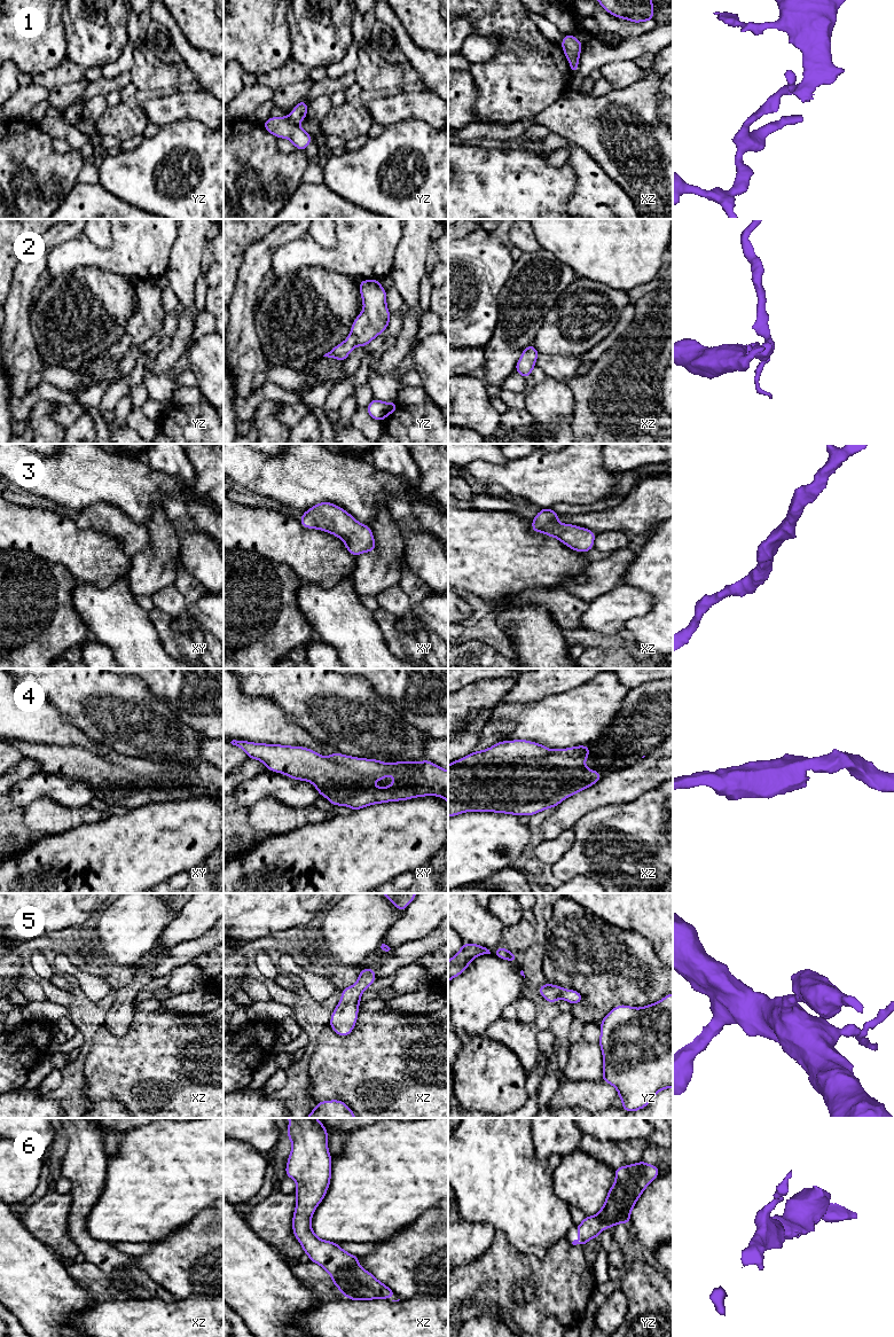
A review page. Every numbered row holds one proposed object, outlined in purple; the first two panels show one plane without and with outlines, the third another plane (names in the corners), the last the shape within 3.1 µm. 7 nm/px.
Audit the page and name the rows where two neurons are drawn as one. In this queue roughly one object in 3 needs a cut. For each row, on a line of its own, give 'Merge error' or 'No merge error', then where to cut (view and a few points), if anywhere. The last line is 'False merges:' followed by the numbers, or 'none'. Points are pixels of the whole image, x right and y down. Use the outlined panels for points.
1: Merge error. Split along yz (289, 116), (297, 124)
2: No merge error. No split
3: No merge error. No split
4: No merge error. No split
5: No merge error. No split
6: No merge error. No split
False merges: 1

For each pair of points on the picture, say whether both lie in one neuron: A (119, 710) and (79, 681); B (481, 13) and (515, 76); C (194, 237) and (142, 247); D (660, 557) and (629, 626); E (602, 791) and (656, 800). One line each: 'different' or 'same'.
A: same
B: same
C: different
D: same
E: different

